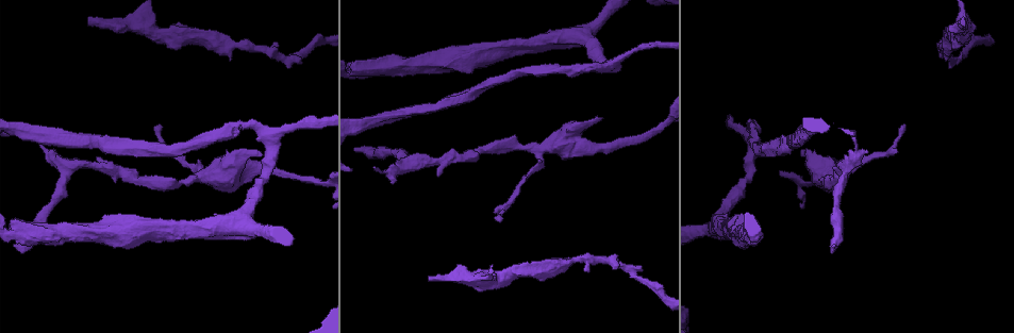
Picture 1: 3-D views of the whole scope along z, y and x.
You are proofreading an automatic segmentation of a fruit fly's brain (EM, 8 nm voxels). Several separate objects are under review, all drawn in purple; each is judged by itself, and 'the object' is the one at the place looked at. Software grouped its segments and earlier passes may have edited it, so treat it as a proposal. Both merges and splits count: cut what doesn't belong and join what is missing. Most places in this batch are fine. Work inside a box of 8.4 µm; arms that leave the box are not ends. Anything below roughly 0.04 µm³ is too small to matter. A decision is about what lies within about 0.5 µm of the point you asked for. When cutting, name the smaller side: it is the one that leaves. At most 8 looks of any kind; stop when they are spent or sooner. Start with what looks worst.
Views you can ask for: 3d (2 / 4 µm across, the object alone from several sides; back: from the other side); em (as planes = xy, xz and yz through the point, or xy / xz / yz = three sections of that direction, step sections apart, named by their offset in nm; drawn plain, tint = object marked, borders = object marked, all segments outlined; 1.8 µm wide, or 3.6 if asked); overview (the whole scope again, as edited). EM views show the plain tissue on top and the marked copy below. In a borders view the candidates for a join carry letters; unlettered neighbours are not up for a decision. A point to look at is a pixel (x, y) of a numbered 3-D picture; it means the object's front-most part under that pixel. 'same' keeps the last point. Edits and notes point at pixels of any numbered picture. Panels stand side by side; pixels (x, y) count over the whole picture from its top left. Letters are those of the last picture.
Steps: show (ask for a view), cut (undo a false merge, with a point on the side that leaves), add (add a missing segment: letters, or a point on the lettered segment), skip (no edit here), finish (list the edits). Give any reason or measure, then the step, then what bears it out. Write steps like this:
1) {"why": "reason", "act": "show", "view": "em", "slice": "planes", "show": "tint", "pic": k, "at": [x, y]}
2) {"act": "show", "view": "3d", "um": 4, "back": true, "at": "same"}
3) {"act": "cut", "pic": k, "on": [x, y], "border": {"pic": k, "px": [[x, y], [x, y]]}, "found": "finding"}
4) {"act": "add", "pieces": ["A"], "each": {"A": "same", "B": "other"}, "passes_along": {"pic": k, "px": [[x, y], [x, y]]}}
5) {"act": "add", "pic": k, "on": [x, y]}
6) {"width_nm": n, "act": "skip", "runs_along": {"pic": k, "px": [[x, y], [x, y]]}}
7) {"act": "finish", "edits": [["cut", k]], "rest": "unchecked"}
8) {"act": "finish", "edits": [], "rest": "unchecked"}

{"why": "branch stops here", "act": "show", "view": "3d", "um": 2, "pic": 1, "at": [429, 280]}

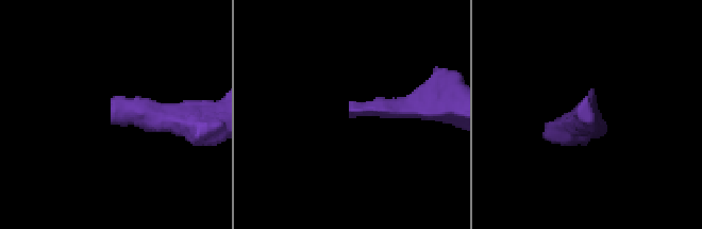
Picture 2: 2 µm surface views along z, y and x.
{"why": "now the EM", "act": "show", "view": "em", "slice": "planes", "show": "borders", "pic": 2, "at": [591, 122]}

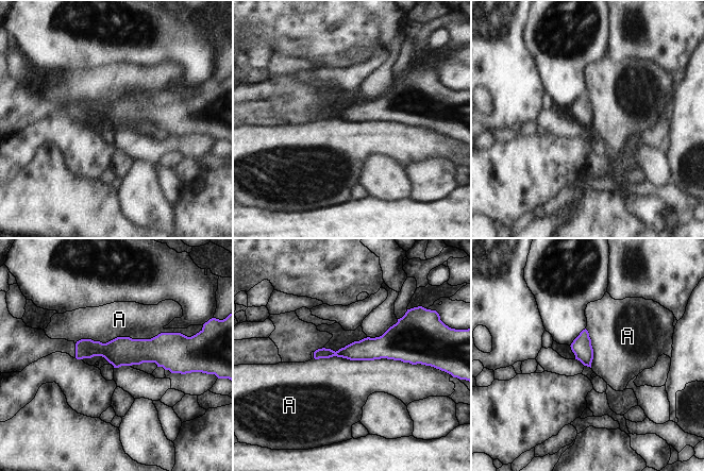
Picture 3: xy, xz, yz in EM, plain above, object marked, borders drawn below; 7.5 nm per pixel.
{"longest_contact_nm": ["A", 850], "act": "skip", "each": {"A": "other"}, "found": "no lettered segment goes on from it"}

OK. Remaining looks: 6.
{"why": "branch stops here", "act": "show", "view": "3d", "um": 4, "pic": 1, "at": [903, 126]}

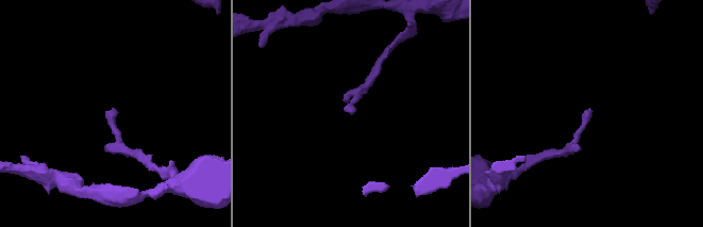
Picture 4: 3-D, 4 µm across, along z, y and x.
{"why": "shape alone is not enough", "act": "show", "view": "em", "slice": "xy", "step": 8, "show": "borders", "pic": 4, "at": [351, 113]}

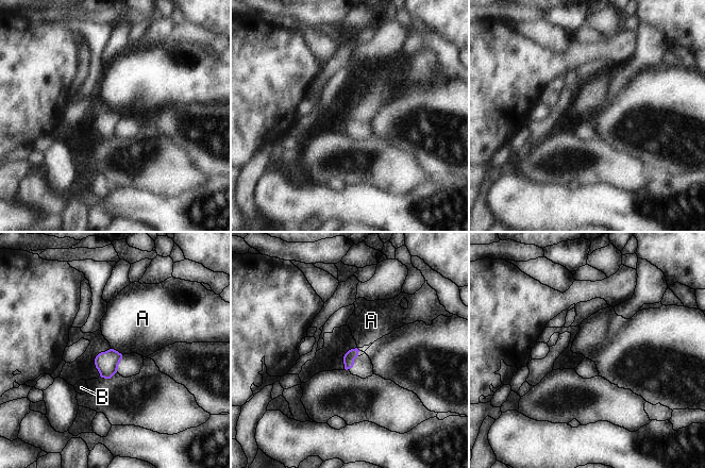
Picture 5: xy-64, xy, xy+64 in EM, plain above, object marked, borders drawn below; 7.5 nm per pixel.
{"act": "skip", "each": {"A": "other", "B": "other"}, "found": "no lettered segment goes on from it"}

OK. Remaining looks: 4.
{"why": "an open end", "act": "show", "view": "3d", "um": 4, "pic": 1, "at": [261, 154]}

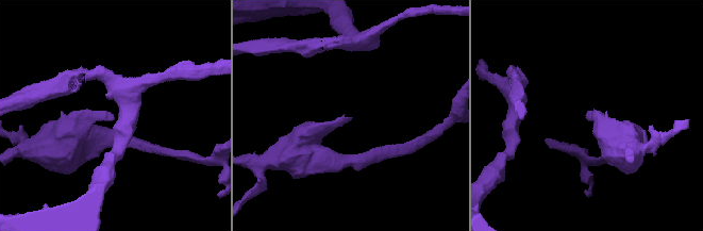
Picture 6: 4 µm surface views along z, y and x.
{"act": "show", "view": "em", "slice": "xy", "step": 8, "show": "tint", "pic": 6, "at": [351, 118]}

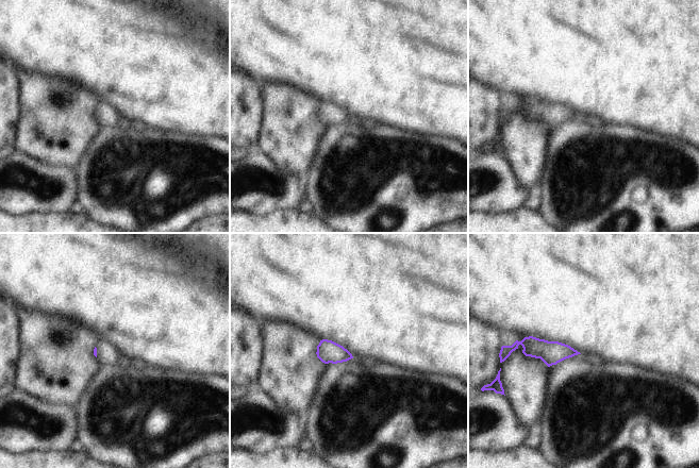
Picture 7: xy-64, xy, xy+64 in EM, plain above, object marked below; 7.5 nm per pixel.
{"why": "cut it another way", "act": "show", "view": "em", "slice": "planes", "show": "borders", "at": "same"}

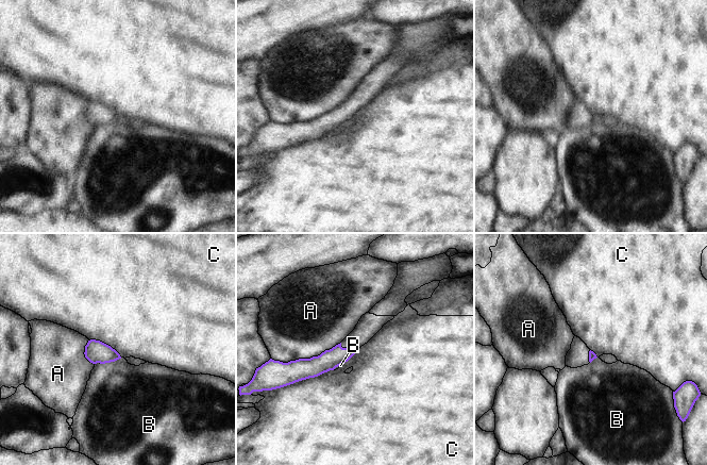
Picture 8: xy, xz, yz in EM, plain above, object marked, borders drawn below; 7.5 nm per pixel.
{"act": "skip", "each": {"A": "other", "B": "other", "C": "other"}, "border": {"pic": 8, "px": [[333, 369], [296, 381], [289, 385]]}, "found": "none of them fits"}

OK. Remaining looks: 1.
{"act": "finish", "edits": [], "rest": "unchecked"}

